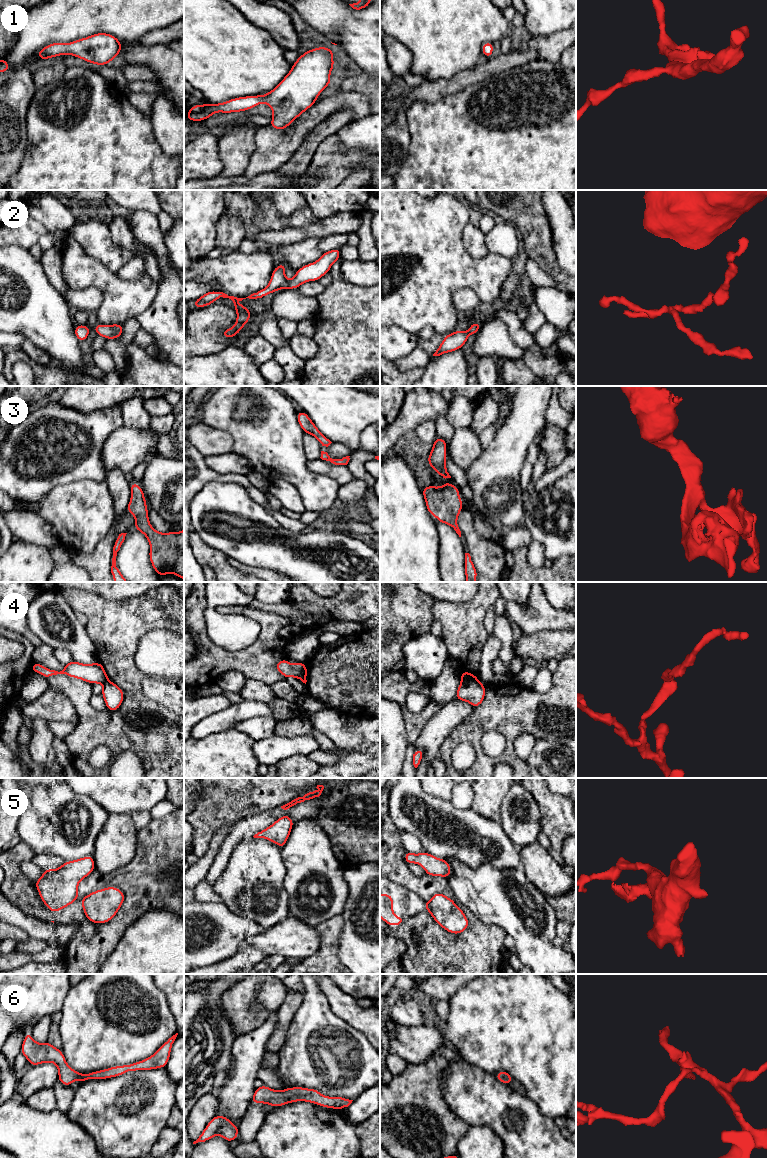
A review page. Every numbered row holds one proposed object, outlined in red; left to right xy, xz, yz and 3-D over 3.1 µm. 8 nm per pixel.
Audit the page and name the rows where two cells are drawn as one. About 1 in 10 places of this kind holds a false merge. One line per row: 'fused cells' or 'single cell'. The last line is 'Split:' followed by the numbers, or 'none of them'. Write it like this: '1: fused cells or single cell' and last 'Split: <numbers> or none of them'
1: single cell
2: single cell
3: single cell
4: fused cells
5: single cell
6: single cell
Split: 4

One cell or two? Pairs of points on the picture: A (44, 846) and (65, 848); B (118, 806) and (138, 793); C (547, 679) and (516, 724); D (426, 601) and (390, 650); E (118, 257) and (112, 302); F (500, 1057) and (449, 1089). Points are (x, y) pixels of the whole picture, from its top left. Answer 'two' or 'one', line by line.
A: one
B: one
C: two
D: one
E: two
F: two

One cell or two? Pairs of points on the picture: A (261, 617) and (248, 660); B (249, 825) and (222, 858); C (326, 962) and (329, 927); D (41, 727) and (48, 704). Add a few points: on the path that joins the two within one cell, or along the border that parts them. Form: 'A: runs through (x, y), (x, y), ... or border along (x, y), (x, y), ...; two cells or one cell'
A: runs through (265, 628), (265, 643), (259, 649); one cell
B: runs through (240, 832), (228, 844), (226, 849); one cell
C: runs through (327, 953), (329, 936); one cell
D: border along (31, 719), (41, 718), (48, 723); two cells

